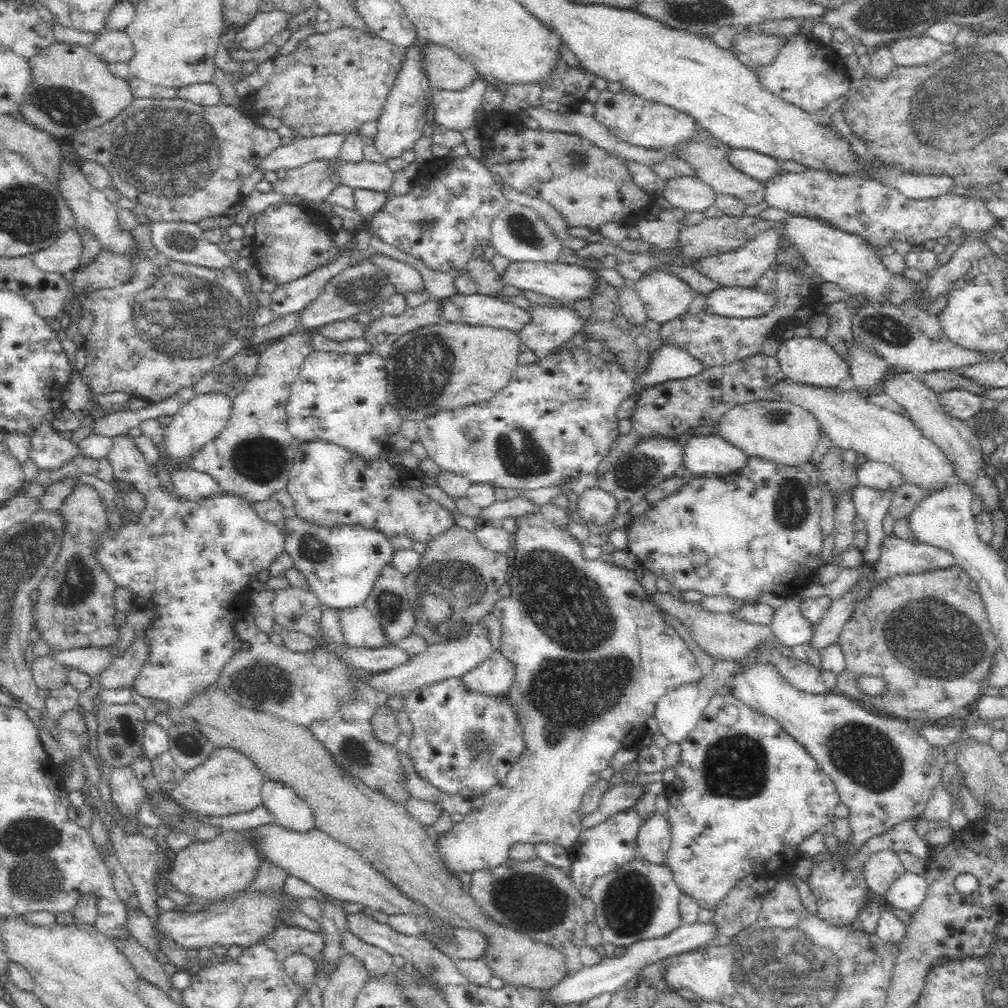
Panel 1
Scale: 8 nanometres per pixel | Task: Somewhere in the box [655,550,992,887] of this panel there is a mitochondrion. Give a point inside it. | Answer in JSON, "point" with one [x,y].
{"point":[936,641]}

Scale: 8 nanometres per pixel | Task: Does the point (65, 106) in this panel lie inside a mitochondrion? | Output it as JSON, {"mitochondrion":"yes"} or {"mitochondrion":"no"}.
{"mitochondrion":"yes"}

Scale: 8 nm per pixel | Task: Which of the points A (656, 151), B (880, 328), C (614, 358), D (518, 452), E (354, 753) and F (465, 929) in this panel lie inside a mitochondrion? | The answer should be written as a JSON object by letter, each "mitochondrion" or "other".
{"A":"other","B":"mitochondrion","C":"other","D":"mitochondrion","E":"mitochondrion","F":"other"}

